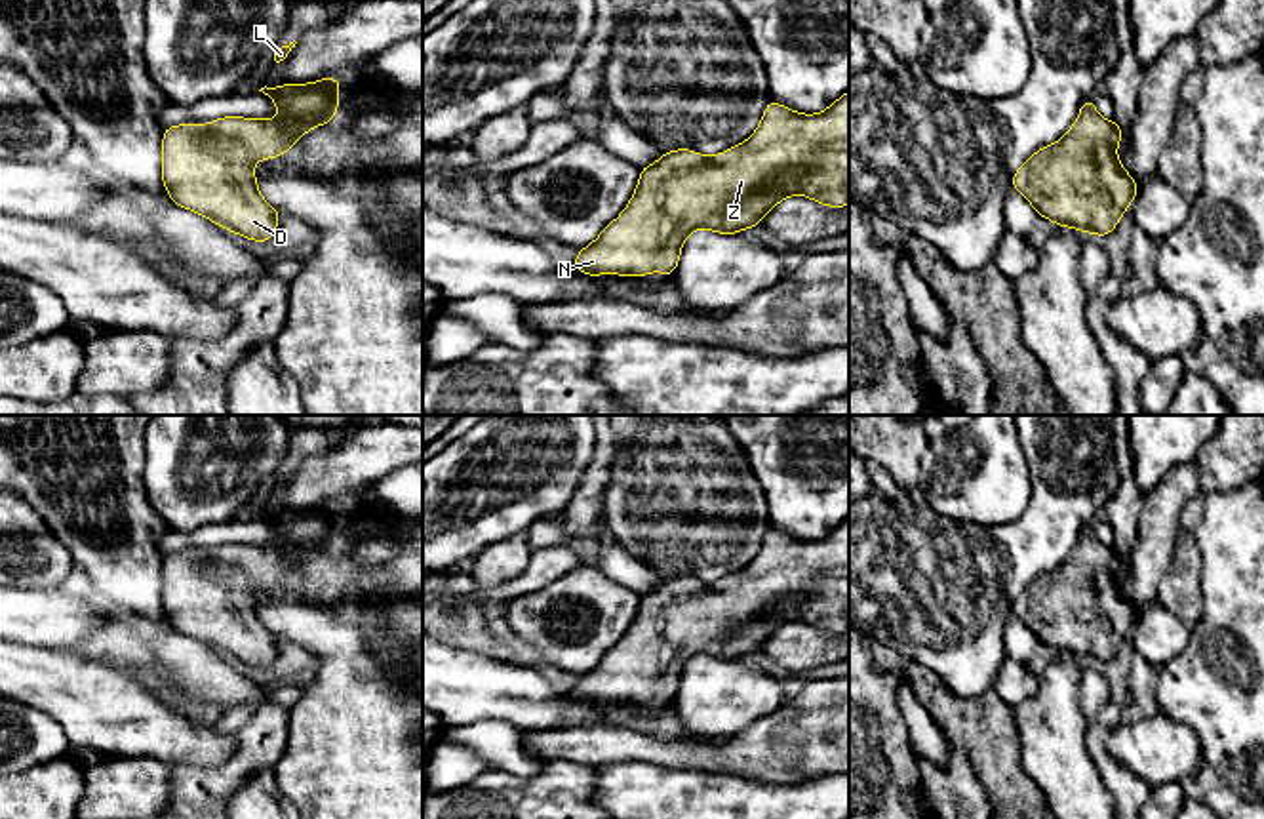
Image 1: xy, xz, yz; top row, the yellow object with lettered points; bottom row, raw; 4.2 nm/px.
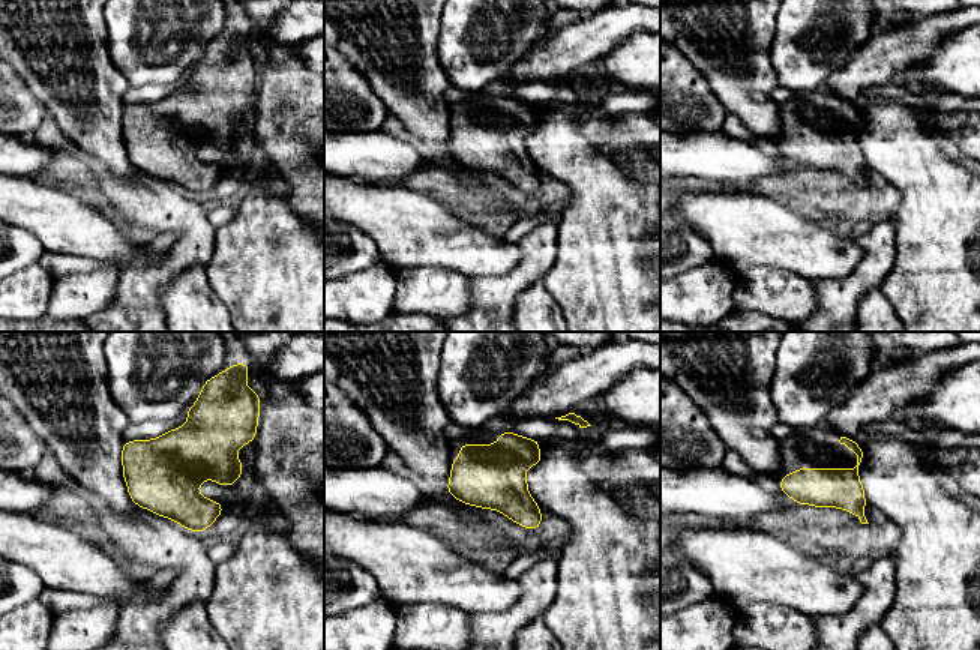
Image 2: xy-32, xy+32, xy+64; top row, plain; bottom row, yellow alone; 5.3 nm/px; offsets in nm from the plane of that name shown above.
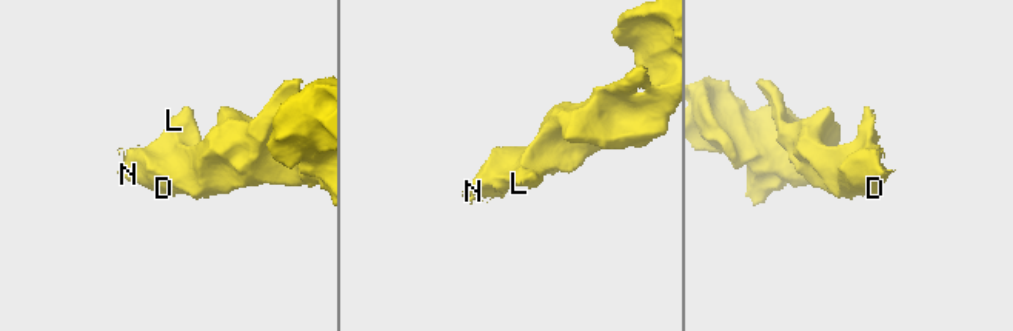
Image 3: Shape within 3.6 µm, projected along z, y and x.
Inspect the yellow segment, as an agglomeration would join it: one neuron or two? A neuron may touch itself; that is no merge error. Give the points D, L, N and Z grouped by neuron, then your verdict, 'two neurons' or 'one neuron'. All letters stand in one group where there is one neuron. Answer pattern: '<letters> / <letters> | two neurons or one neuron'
D L N Z | one neuron

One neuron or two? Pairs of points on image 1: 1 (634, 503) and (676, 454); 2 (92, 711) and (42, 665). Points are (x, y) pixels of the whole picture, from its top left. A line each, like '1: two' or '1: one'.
1: one
2: one

